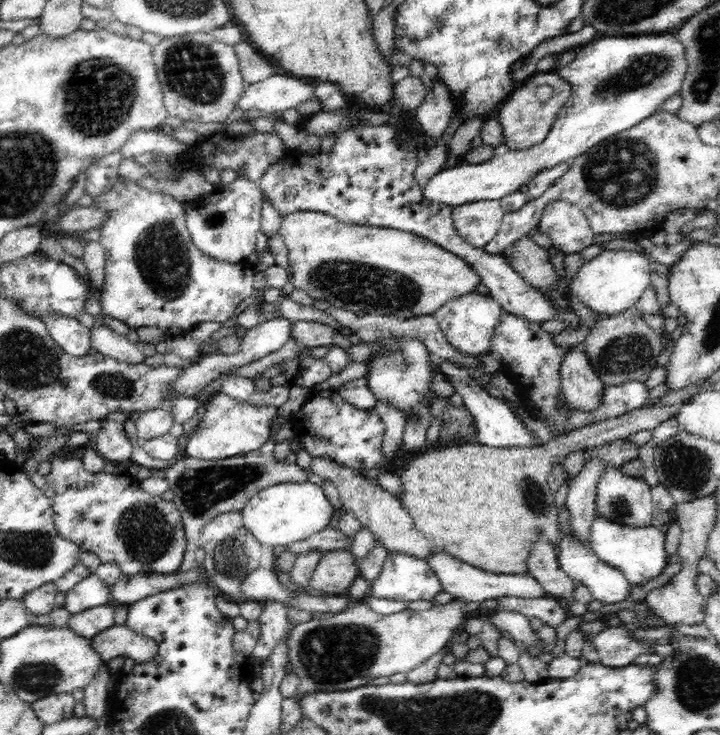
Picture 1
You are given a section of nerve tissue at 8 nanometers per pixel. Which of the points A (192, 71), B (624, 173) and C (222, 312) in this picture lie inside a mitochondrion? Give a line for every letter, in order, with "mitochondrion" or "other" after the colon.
A: mitochondrion
B: mitochondrion
C: other

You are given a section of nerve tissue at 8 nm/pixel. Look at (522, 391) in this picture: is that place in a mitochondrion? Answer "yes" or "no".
no

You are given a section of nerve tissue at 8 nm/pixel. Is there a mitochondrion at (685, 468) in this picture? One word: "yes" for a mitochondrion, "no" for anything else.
yes

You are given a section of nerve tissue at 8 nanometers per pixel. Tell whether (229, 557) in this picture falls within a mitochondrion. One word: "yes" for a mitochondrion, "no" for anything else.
yes

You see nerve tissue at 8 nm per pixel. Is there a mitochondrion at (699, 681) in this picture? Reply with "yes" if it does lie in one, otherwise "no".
yes

